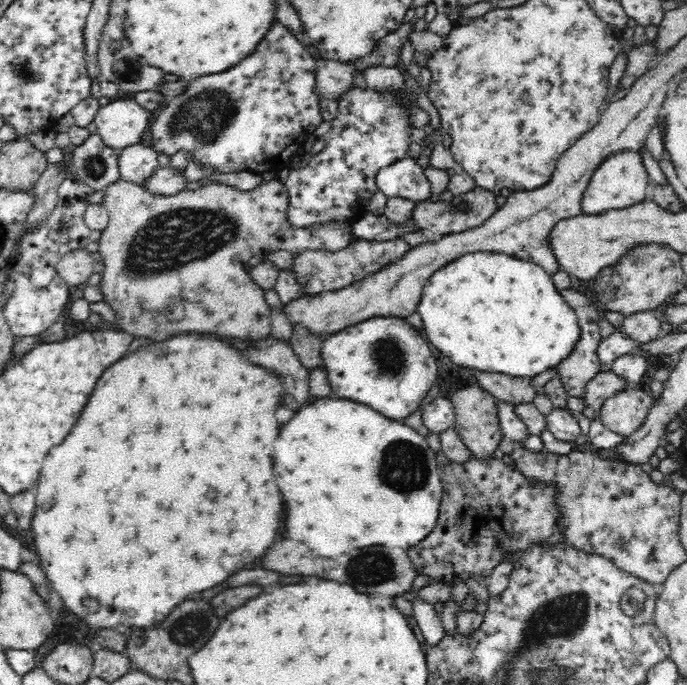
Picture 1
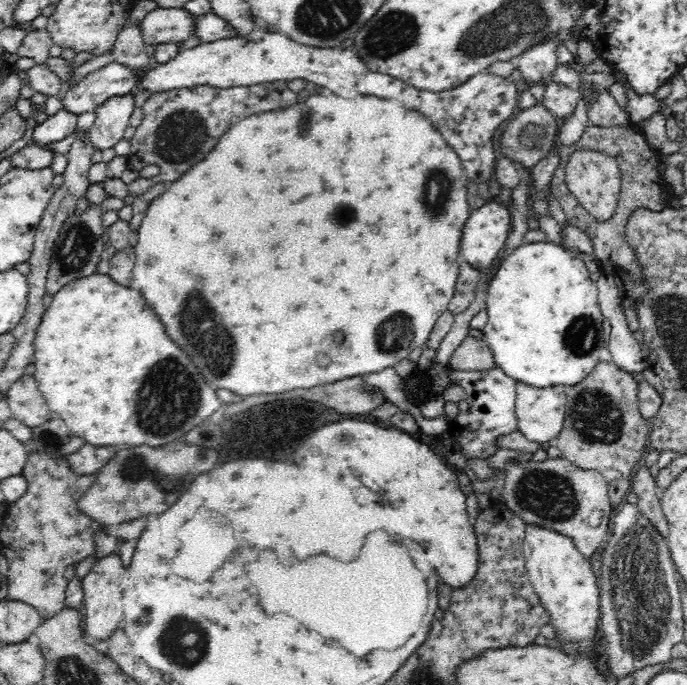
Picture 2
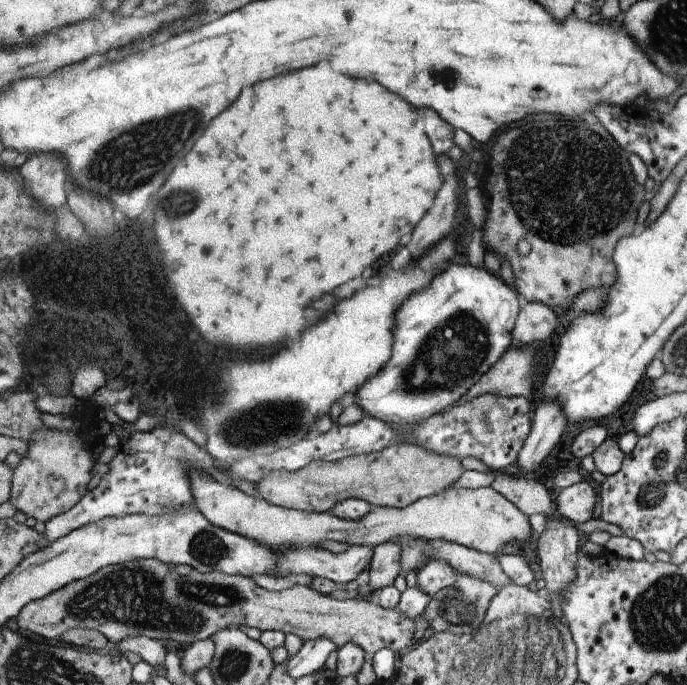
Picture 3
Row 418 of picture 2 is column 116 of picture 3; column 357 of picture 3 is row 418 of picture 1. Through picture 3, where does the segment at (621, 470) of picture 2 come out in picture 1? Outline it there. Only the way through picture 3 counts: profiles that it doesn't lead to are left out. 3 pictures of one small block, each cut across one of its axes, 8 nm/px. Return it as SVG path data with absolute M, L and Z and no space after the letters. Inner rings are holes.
M628 390L620 392L616 396L610 396L602 402L598 420L612 432L618 432L626 438L630 438L632 432L636 432L644 418L648 416L648 410L652 408L654 398L650 398L646 392L640 390Z

